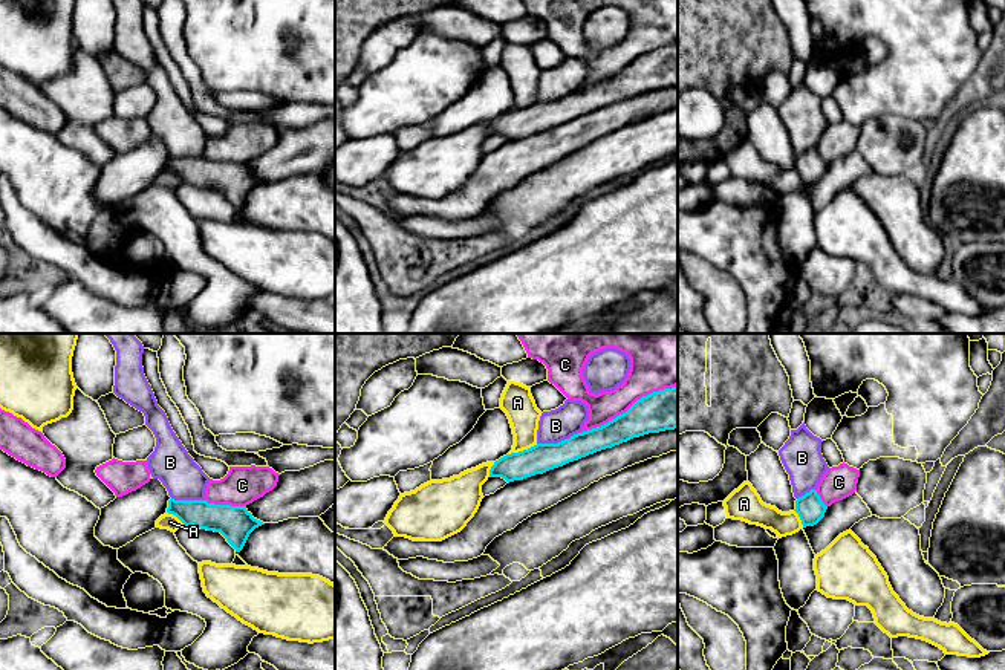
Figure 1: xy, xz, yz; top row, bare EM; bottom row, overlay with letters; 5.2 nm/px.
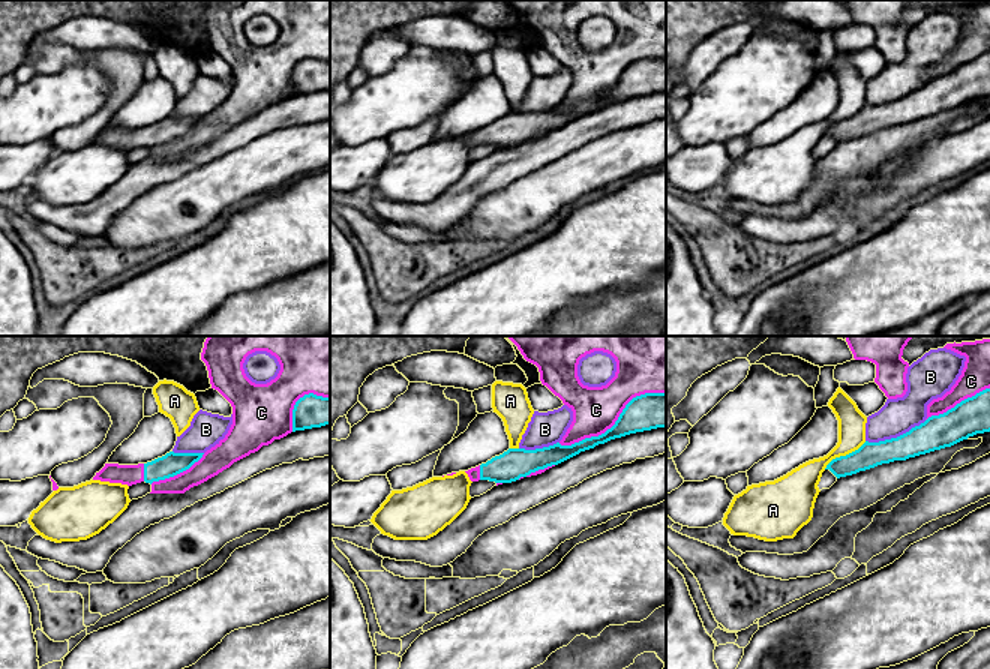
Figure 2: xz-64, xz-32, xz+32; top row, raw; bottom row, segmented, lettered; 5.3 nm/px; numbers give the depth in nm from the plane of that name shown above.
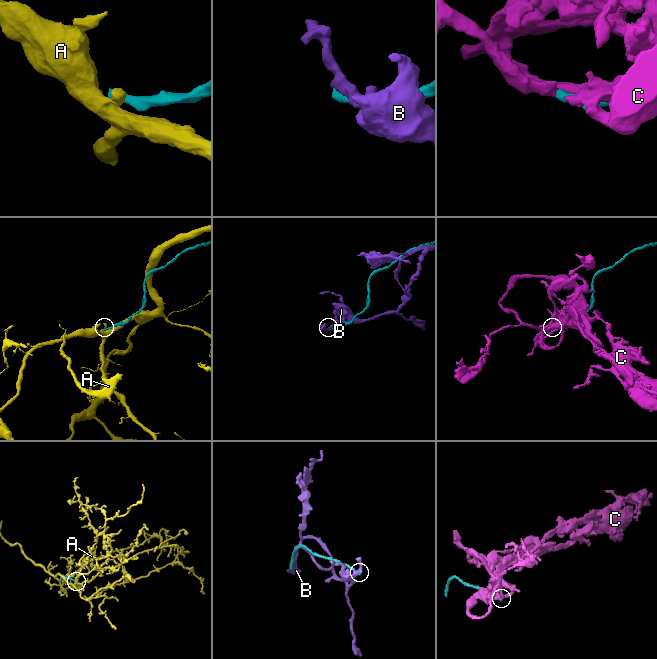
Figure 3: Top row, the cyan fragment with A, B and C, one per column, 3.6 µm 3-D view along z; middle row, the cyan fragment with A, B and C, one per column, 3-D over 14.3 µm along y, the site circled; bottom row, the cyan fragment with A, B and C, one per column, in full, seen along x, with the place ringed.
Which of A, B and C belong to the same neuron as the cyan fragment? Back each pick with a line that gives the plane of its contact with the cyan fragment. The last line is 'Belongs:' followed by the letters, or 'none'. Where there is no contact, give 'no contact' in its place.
C: contact in xz
Belongs: C

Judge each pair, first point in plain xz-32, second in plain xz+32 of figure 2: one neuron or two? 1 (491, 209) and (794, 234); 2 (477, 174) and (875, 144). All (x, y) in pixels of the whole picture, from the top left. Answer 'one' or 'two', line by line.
1: two
2: one

